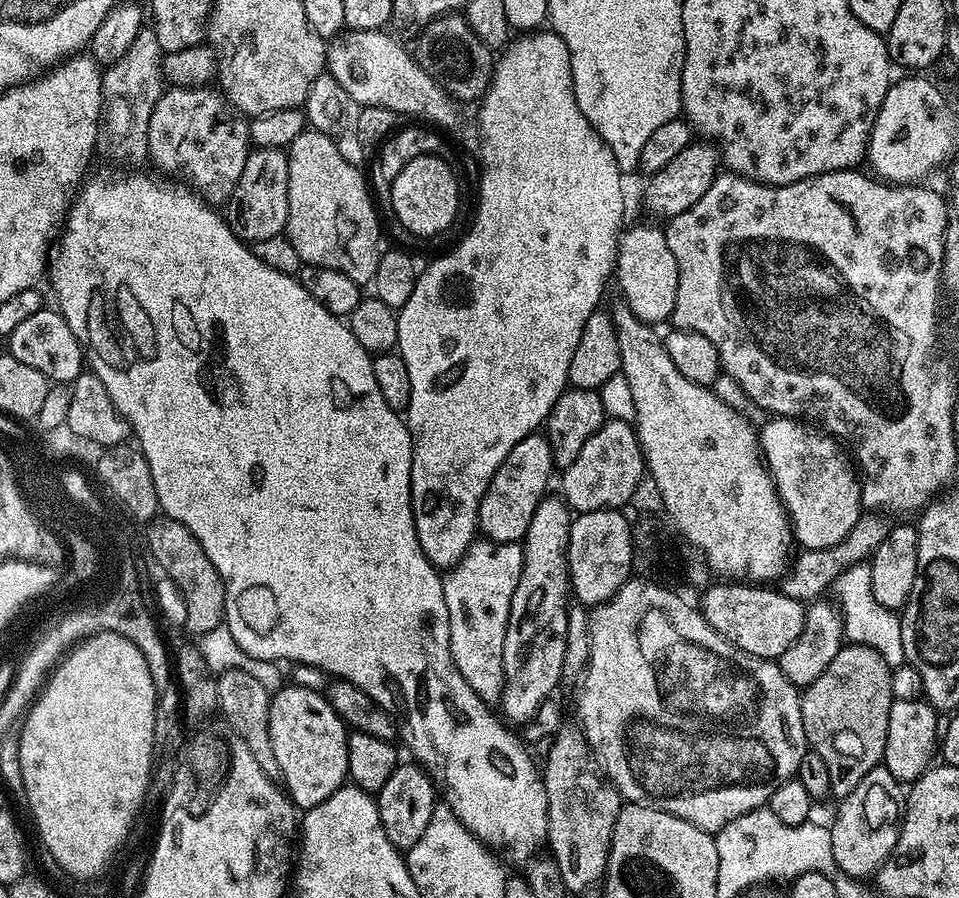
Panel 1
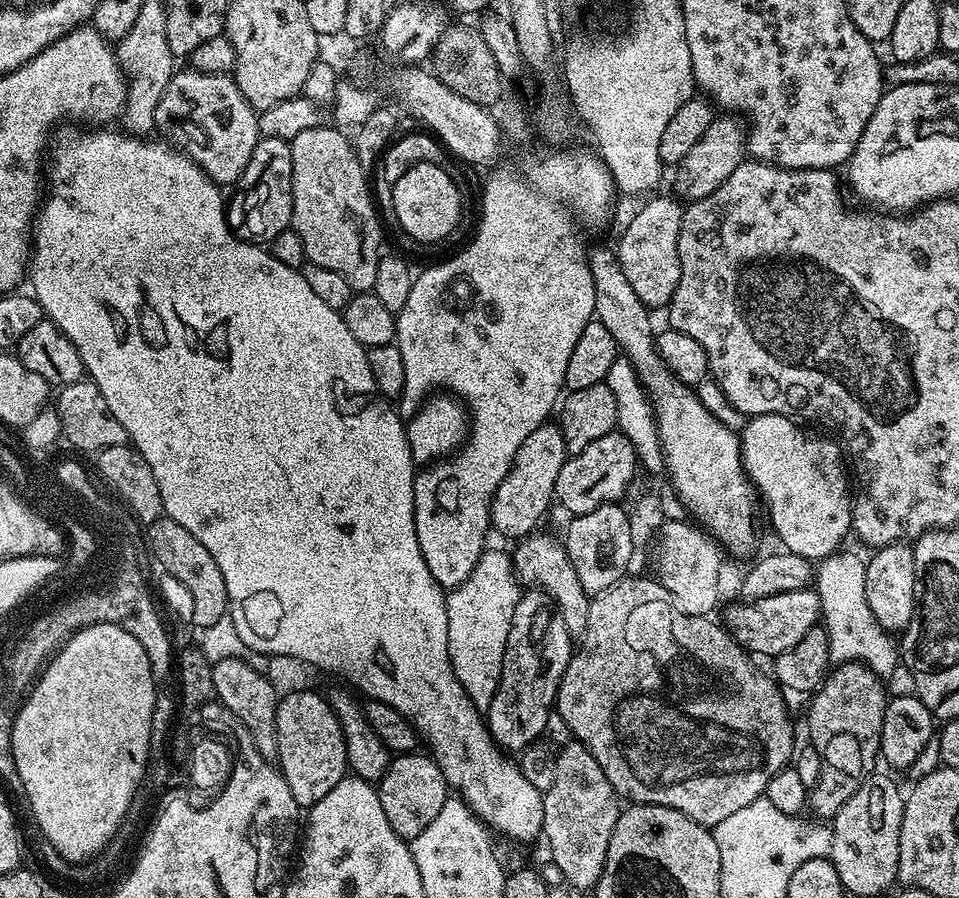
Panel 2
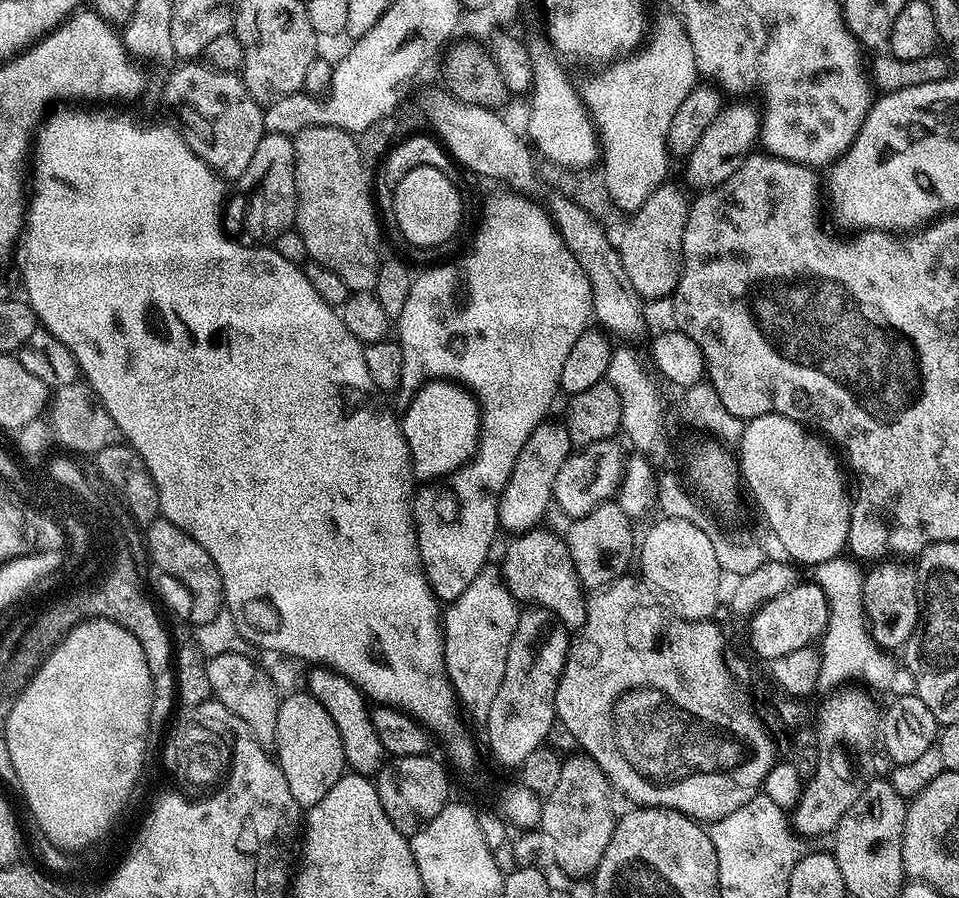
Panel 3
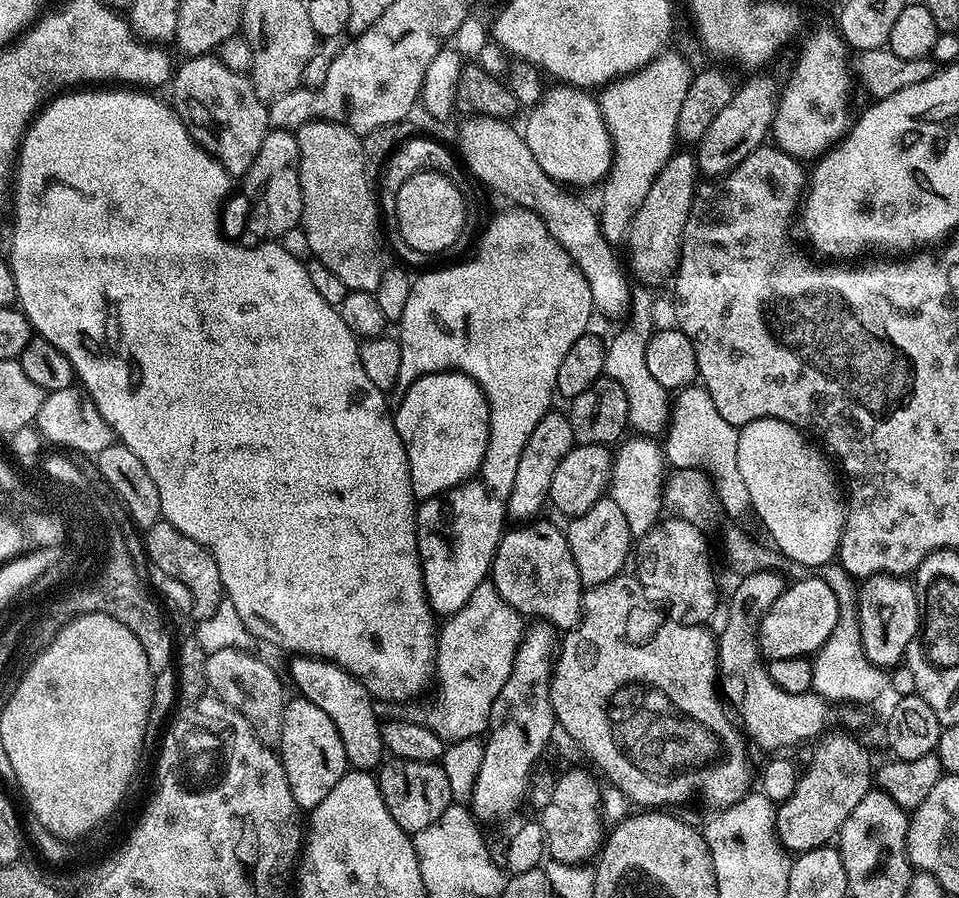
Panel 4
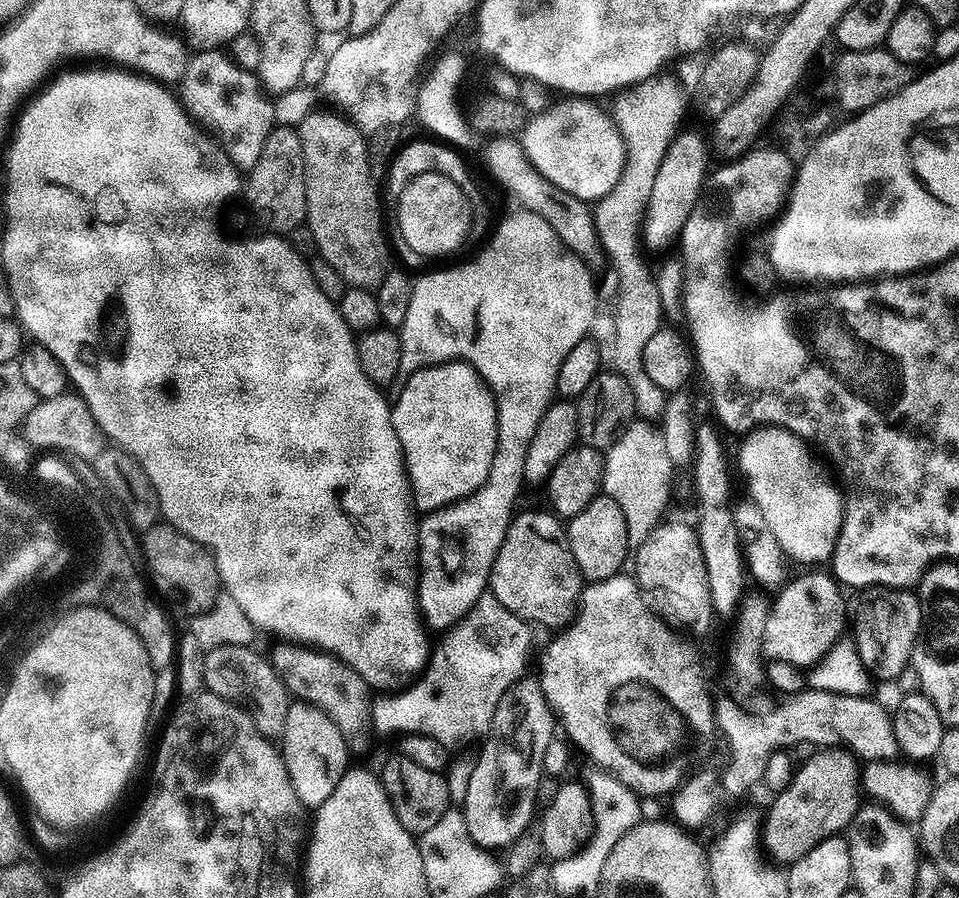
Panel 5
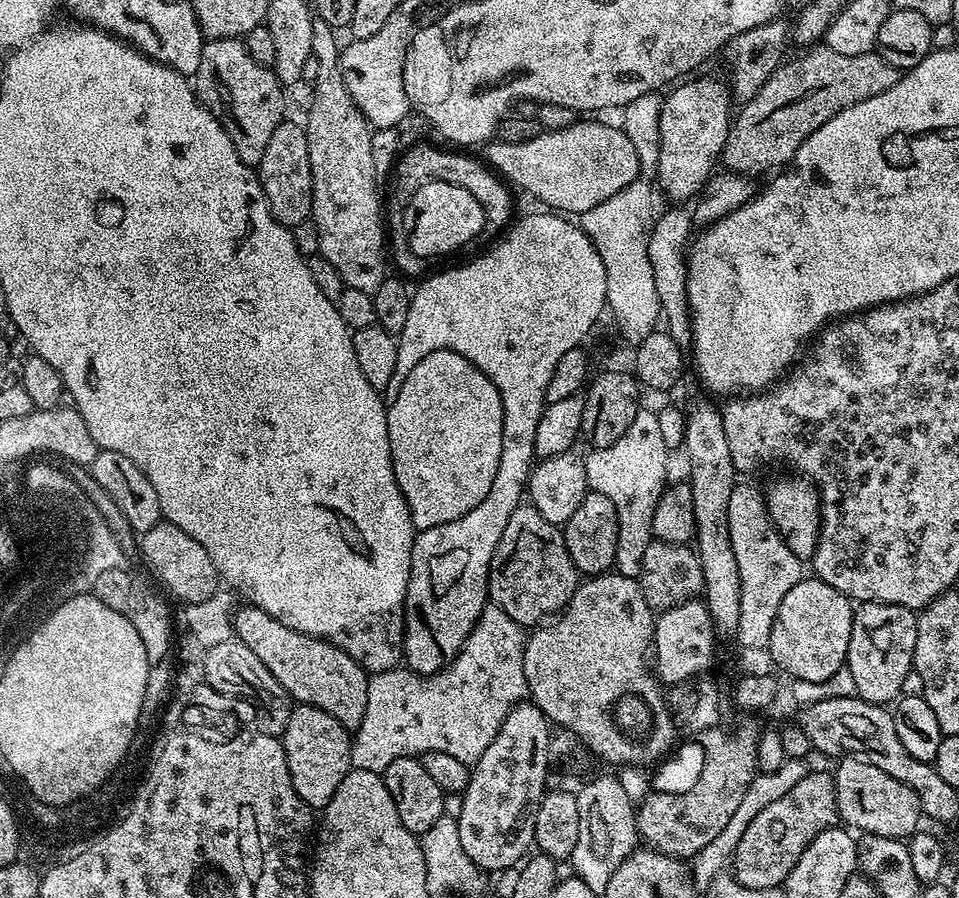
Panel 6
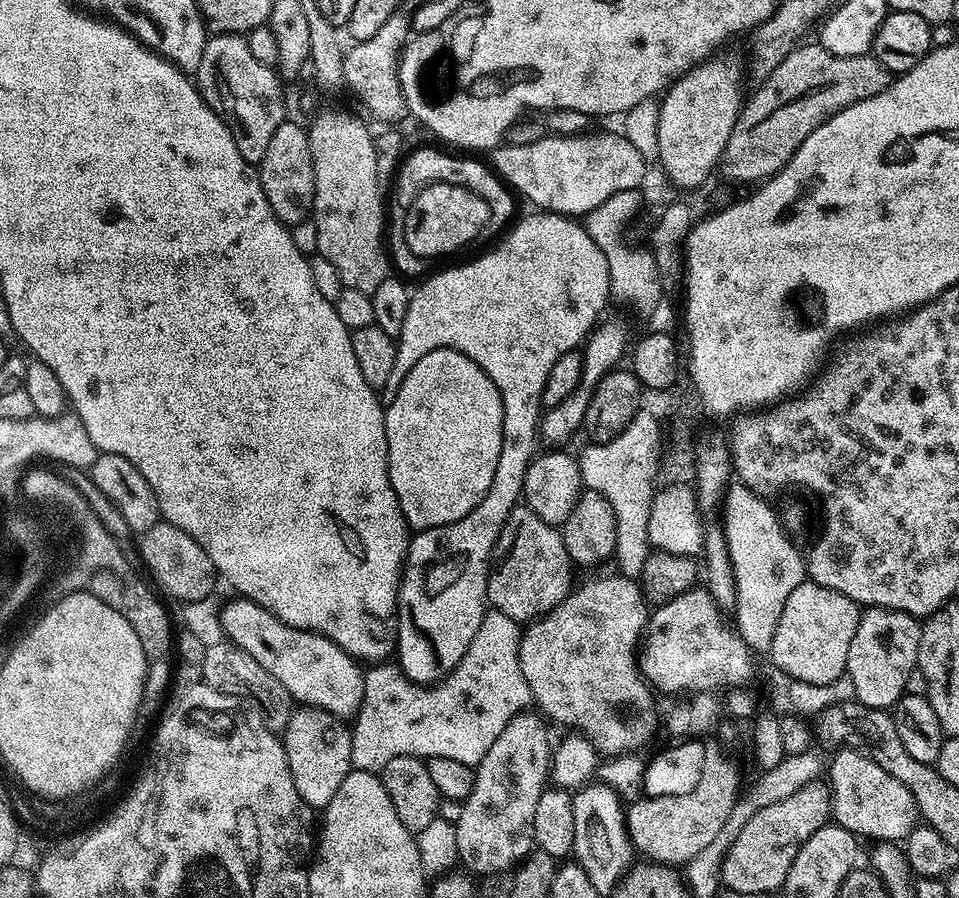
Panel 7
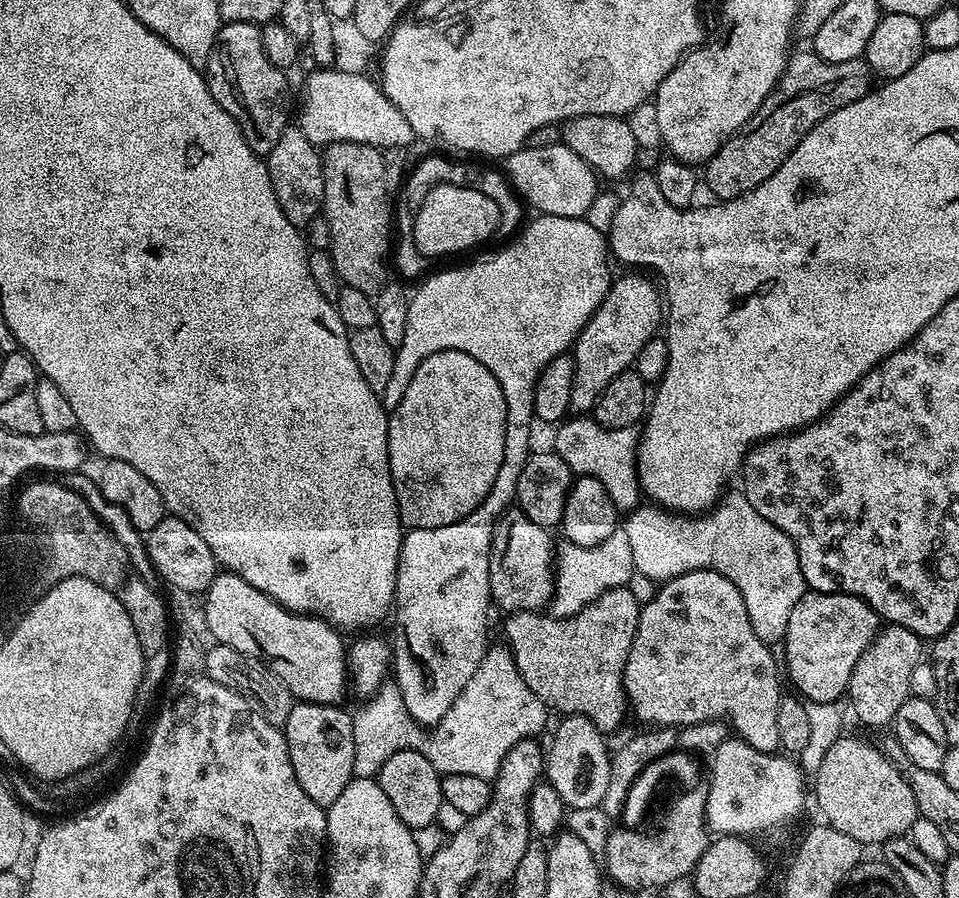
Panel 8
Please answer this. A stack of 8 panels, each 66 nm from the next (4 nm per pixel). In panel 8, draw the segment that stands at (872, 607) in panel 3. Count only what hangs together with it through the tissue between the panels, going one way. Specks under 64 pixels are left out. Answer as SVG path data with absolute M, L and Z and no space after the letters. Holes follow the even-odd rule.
M897 624L881 627L872 639L872 645L858 658L846 693L847 699L852 699L852 708L862 723L880 728L895 721L902 702L910 699L910 673L914 671L914 666L921 664L923 656L920 655L923 652L925 655L926 648L918 634Z

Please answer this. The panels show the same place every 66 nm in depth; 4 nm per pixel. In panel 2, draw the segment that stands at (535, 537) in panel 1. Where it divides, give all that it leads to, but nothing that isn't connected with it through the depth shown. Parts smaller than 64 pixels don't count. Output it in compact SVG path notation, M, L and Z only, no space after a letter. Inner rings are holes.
M528 590L521 595L514 610L514 622L506 638L506 654L502 662L502 674L498 690L486 709L488 733L501 748L512 754L520 754L524 749L535 745L545 734L544 727L548 719L553 719L556 692L560 689L560 680L564 677L566 666L574 651L574 636L564 624L564 619L554 611L554 605L546 592Z

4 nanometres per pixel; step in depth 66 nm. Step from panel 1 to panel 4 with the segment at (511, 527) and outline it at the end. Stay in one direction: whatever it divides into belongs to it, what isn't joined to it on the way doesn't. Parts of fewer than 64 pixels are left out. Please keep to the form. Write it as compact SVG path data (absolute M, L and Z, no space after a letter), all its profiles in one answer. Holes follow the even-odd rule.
M548 411L542 422L534 426L534 434L530 434L530 442L526 442L526 450L522 450L522 458L518 460L518 475L514 478L514 490L508 499L508 514L513 521L528 522L539 513L536 511L548 500L550 482L554 482L554 470L558 470L558 462L562 462L562 458L566 458L576 444L567 415L563 411L556 411Z

